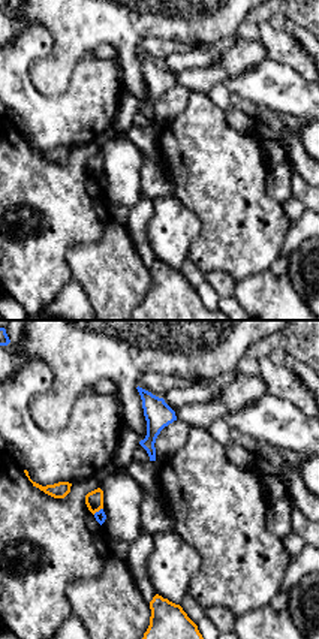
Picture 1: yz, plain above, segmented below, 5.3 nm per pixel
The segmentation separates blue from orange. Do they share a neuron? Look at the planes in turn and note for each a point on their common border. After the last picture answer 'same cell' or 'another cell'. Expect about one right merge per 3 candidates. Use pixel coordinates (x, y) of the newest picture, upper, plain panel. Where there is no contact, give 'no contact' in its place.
meets blue at (99, 175)

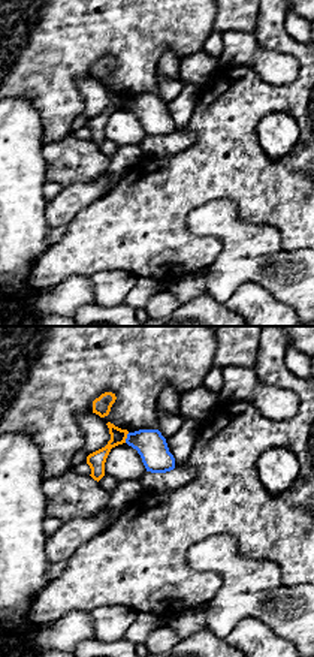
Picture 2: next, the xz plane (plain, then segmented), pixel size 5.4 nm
meets blue at (127, 102)

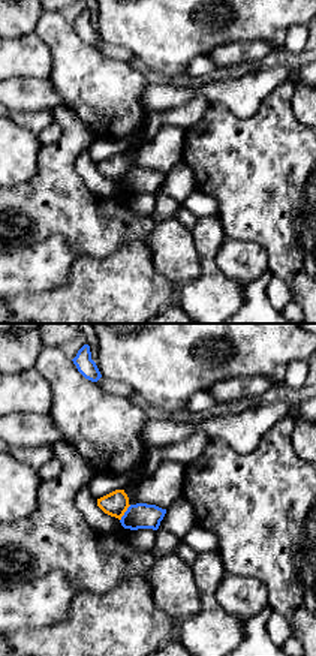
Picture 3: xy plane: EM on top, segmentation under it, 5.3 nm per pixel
meets blue at (125, 177)

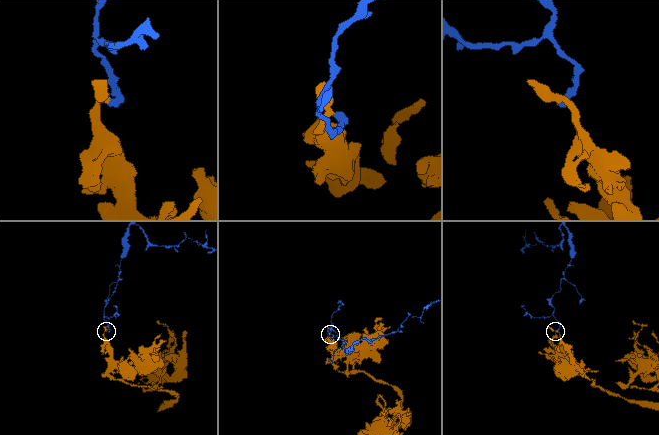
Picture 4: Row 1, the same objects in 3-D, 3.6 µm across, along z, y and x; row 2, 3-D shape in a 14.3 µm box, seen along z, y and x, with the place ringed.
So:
another cell

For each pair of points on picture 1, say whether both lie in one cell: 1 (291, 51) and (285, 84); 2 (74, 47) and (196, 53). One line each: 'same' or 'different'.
1: different
2: different

